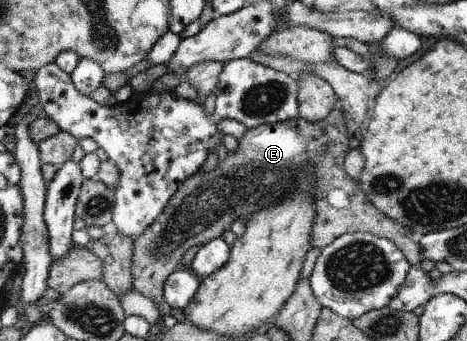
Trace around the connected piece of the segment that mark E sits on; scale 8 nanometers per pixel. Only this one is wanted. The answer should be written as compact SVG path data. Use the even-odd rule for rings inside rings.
M335 106L333 110L323 119L317 122L309 122L301 116L283 122L267 123L249 129L240 139L238 149L232 155L228 152L224 162L217 165L216 170L203 172L200 170L188 179L185 179L177 192L172 196L168 206L161 212L144 234L133 240L132 288L139 291L144 297L150 298L157 306L161 304L164 297L164 284L168 276L177 268L182 267L180 261L183 254L193 248L196 244L205 244L211 239L221 237L225 230L229 230L231 222L236 218L246 220L257 211L287 199L296 191L296 178L301 175L309 175L312 180L312 193L316 204L316 217L311 233L312 247L319 247L320 250L331 244L336 238L345 233L371 233L378 237L385 237L390 240L407 257L409 264L419 265L422 258L422 248L418 242L411 240L411 233L407 227L391 220L382 212L379 212L372 202L367 198L364 190L360 187L357 178L352 179L344 169L344 158L351 150L349 137L346 133L346 120L341 108ZM331 190L341 190L349 198L349 206L337 208L329 202L327 194Z

